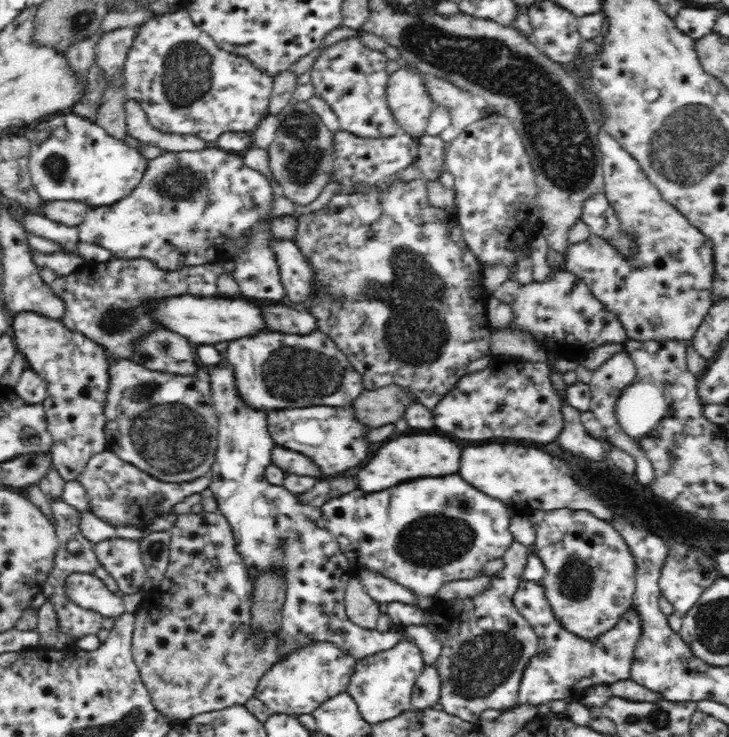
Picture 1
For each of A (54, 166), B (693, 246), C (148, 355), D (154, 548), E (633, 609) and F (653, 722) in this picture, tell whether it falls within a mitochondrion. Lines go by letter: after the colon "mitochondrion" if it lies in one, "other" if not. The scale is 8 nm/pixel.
A: mitochondrion
B: other
C: mitochondrion
D: mitochondrion
E: other
F: mitochondrion

